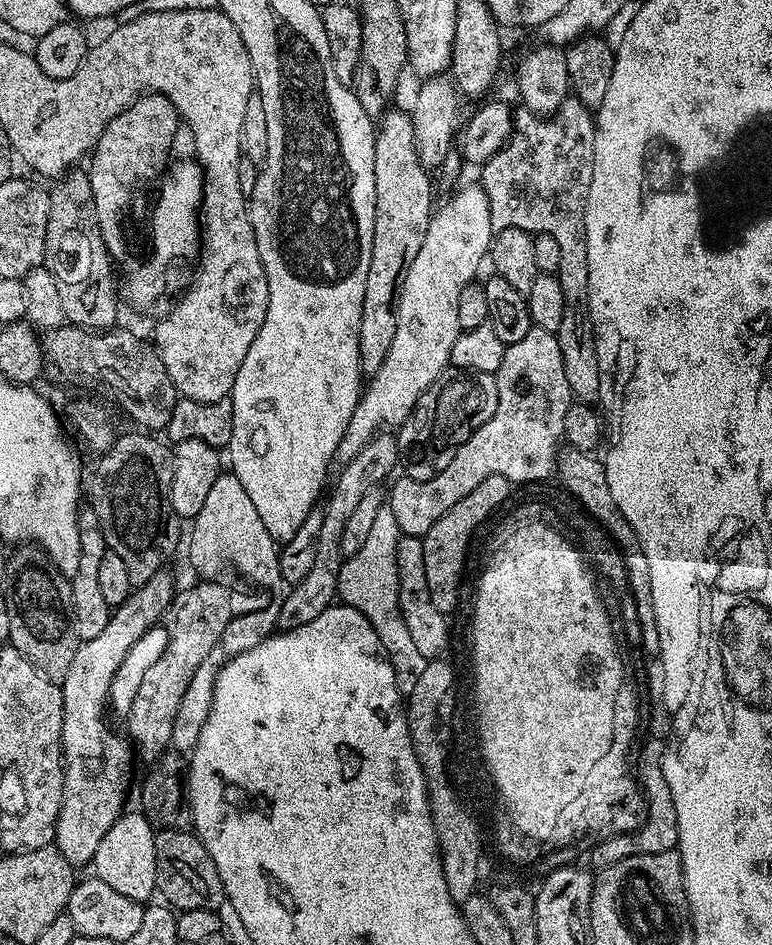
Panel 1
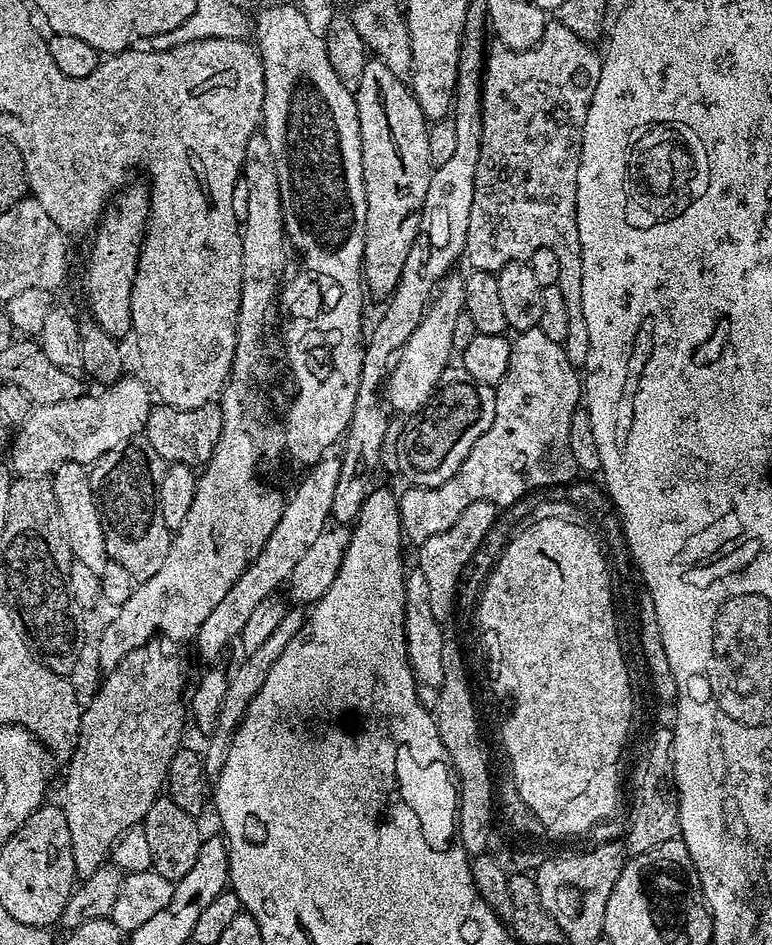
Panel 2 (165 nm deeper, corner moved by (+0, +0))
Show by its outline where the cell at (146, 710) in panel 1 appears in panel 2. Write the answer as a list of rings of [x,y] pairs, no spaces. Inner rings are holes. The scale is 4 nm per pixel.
[[[157,642],[127,652],[116,667],[107,673],[104,685],[92,701],[83,705],[80,714],[80,733],[67,757],[68,773],[64,776],[66,826],[70,826],[70,846],[74,856],[77,877],[94,874],[105,867],[112,848],[126,830],[143,821],[146,810],[161,795],[165,787],[170,758],[180,747],[186,724],[186,696],[184,692],[184,664],[176,656],[164,652]]]

